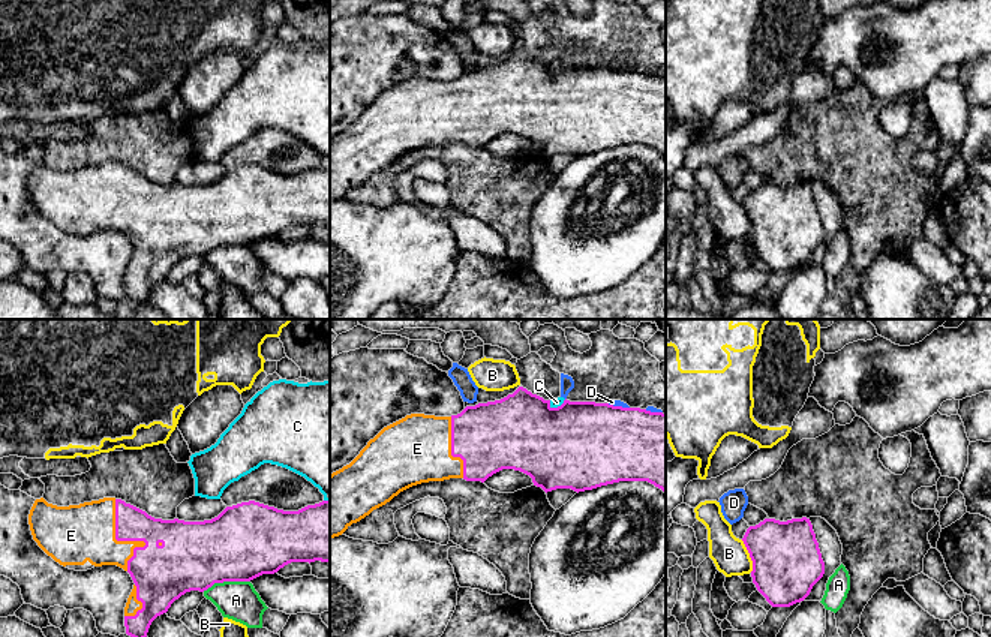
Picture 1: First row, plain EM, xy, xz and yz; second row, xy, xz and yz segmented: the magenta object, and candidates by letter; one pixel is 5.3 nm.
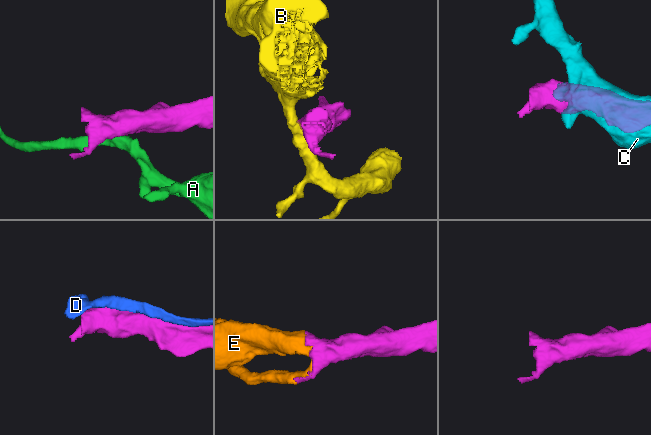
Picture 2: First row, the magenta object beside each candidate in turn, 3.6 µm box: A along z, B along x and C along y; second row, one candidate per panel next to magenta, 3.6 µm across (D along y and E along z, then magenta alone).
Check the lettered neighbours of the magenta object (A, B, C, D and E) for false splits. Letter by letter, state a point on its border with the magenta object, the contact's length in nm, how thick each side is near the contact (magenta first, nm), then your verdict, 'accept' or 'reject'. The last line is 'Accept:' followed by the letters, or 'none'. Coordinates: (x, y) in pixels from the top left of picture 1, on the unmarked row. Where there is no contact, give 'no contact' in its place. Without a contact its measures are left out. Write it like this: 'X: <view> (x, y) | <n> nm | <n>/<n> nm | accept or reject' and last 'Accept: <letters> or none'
A: xy (225, 245) | 260 nm | 400/200 nm | reject
B: yz (750, 221) | 190 nm | 360/190 nm | reject
C: xz (558, 71) | 100 nm | 480/50 nm | reject
D: xz (618, 71) | 120 nm | 460/30 nm | reject
E: xy (128, 204) | 400 nm | 300/300 nm | accept
Accept: E

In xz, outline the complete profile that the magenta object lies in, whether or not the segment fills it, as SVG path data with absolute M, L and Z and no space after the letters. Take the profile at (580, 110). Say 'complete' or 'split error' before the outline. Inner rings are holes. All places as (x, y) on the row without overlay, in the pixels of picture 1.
split error; M519 51L501 64L466 70L457 79L406 79L384 91L349 129L330 139L330 202L342 199L352 187L412 150L450 142L484 147L502 133L529 139L534 150L546 157L556 153L579 157L619 145L648 145L666 157L666 78L567 63L552 72L550 64Z

